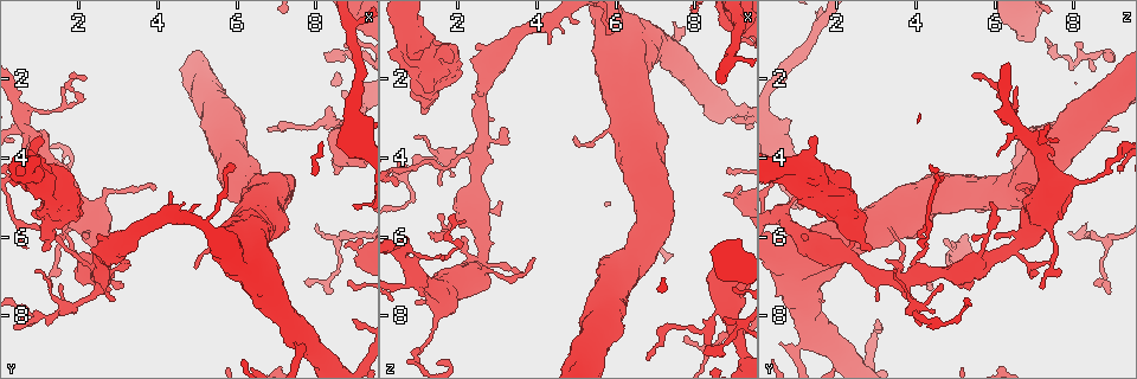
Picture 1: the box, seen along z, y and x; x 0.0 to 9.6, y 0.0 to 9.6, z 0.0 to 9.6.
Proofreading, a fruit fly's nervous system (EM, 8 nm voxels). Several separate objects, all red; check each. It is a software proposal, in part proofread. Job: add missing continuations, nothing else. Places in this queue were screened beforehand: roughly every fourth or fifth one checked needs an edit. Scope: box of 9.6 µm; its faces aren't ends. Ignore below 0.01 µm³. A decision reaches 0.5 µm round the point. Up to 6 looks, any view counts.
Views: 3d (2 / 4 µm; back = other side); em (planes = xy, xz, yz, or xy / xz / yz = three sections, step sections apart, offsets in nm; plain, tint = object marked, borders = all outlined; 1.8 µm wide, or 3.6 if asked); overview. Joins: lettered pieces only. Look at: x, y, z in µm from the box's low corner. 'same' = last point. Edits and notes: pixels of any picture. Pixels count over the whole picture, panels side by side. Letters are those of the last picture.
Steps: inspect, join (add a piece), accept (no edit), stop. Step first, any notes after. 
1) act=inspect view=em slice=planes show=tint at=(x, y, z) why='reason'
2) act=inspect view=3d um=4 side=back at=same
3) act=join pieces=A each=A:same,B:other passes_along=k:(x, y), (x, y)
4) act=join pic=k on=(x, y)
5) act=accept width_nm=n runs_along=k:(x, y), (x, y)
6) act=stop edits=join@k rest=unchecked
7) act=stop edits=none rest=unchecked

act=inspect view=3d um=4 side=back at=(8.30, 1.45, 8.90) why='tapers out'

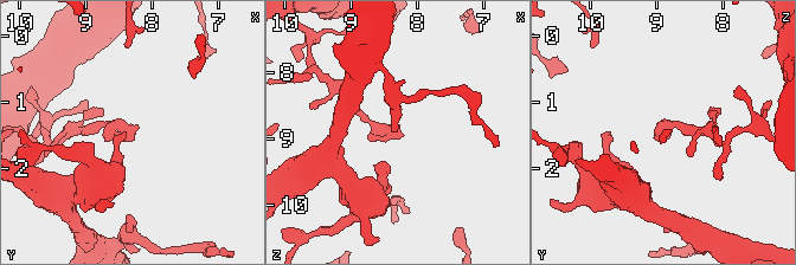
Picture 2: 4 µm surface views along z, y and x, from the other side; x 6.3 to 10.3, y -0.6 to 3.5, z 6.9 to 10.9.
act=inspect view=em slice=xz step=4 show=borders at=(8.25, 1.50, 8.95)

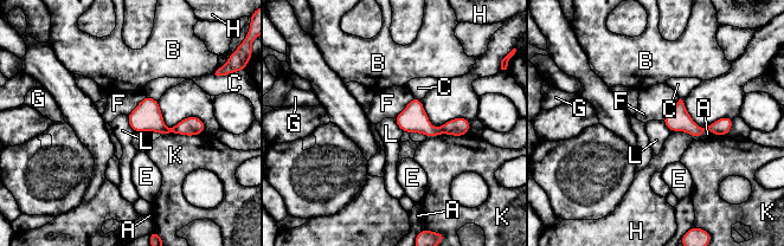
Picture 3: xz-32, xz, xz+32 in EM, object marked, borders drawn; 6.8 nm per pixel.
act=inspect view=em slice=planes show=borders at=same

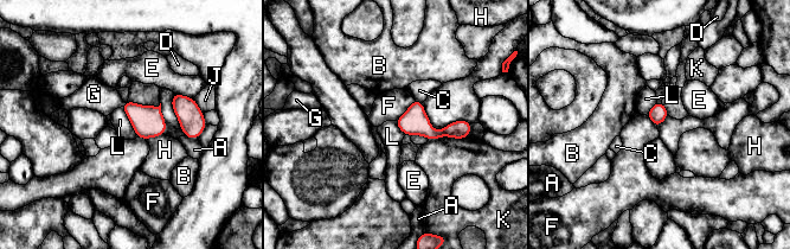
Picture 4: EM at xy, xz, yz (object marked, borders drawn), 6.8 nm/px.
act=join pieces=G each=A:other,B:other,C:other,D:other,E:other,F:other,G:same,H:other,J:other,K:other,L:other passes_along=4:(147, 121), (123, 104), (94, 94) found='the neuron continues'

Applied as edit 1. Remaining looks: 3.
act=inspect view=3d um=2 at=(1.10, 6.30, 2.85) why='branch stops here'

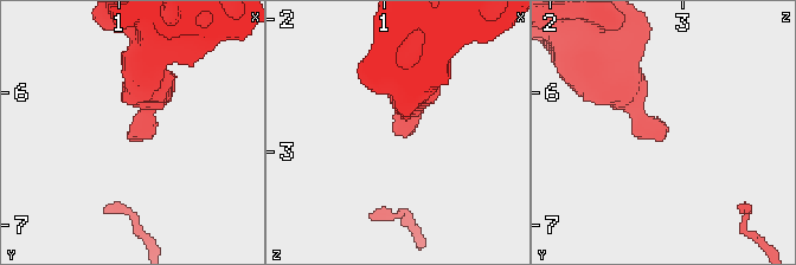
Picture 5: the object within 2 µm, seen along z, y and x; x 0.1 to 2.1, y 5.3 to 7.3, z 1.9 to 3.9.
act=inspect view=em slice=planes show=borders at=(1.06, 6.32, 2.86)

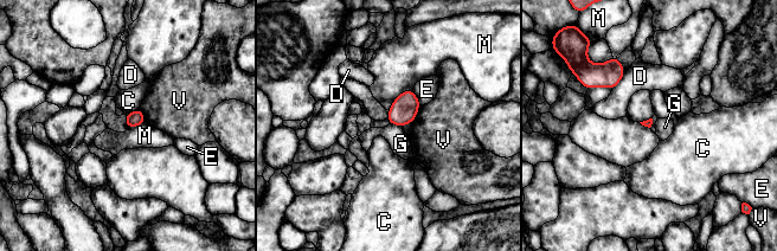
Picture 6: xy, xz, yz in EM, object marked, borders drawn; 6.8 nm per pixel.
act=accept each=C:other,D:other,E:other,G:other,M:other,V:other found='none of them fits'

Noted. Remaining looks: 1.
act=stop edits=join@4 rest=unchecked

